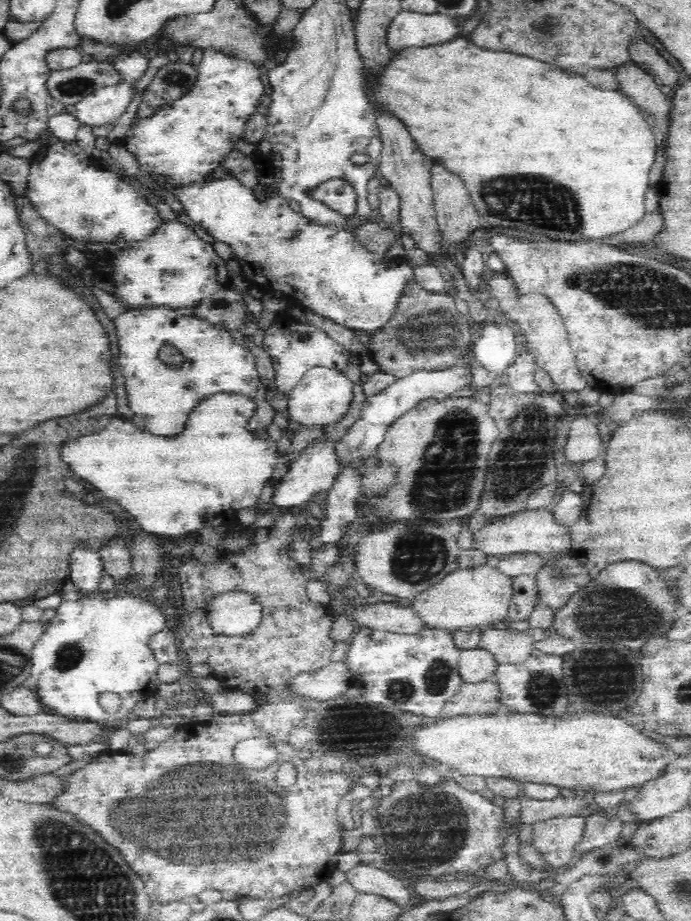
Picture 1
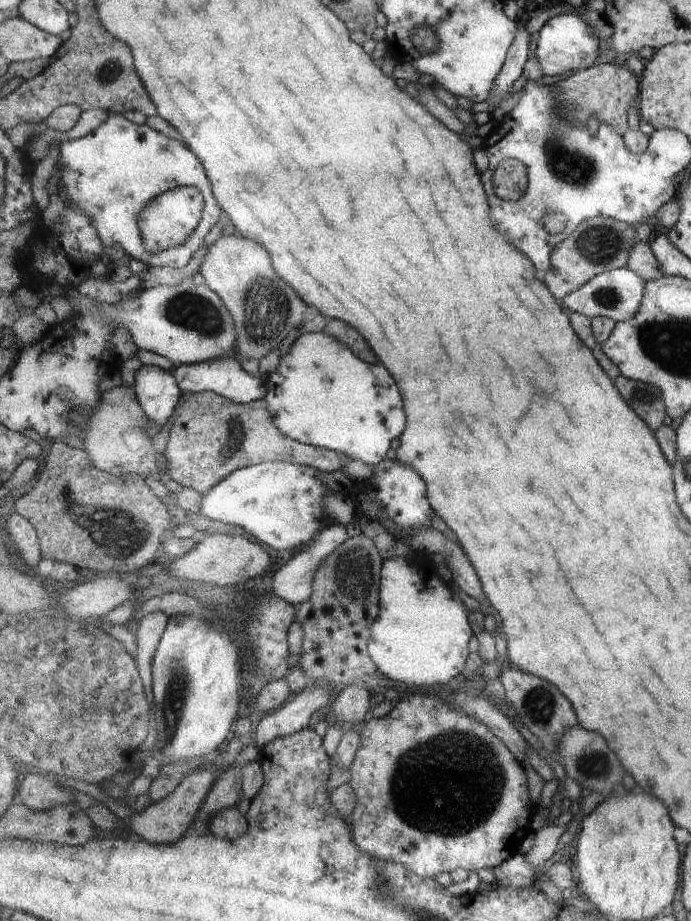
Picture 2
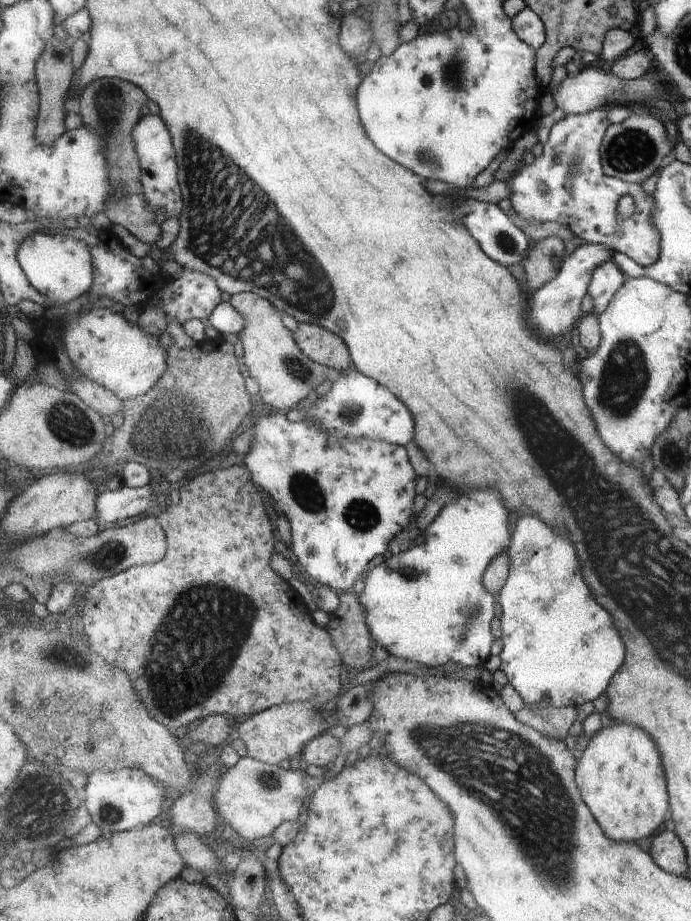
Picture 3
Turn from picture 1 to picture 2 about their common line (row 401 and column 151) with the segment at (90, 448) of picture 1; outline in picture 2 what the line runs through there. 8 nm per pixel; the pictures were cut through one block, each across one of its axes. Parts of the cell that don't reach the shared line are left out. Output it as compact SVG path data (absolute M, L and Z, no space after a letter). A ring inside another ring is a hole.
M181 187L161 194L161 198L157 196L157 200L149 204L149 208L141 210L143 216L139 216L141 220L139 230L141 230L145 248L151 254L157 254L175 246L183 246L189 240L189 236L193 236L195 230L199 228L204 210L205 200L199 188Z

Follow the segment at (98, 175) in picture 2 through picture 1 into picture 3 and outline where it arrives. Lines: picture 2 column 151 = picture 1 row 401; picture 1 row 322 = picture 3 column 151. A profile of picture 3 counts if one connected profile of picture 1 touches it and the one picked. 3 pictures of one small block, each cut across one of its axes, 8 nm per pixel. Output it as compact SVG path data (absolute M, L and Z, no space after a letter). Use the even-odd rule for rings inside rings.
M155 115L141 116L140 121L132 130L135 150L140 158L141 182L144 186L144 198L155 211L165 210L167 218L179 218L183 210L183 196L179 186L179 163L176 159L176 147L172 141L172 134L163 118Z

